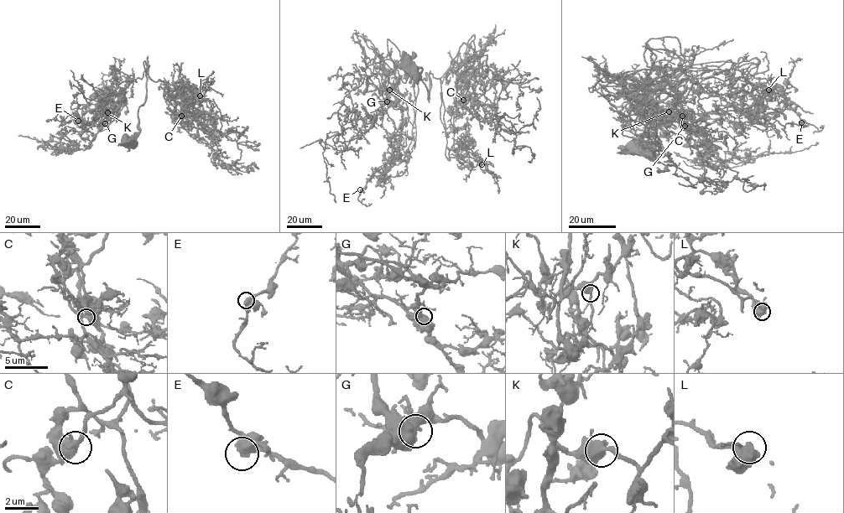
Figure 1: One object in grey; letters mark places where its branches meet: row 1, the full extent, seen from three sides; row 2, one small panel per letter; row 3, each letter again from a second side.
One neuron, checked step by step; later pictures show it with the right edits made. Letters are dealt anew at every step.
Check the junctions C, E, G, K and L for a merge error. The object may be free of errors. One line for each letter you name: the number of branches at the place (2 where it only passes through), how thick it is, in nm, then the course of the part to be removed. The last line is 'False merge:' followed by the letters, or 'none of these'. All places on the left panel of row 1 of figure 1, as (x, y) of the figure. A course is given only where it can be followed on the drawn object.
False merge: none of these

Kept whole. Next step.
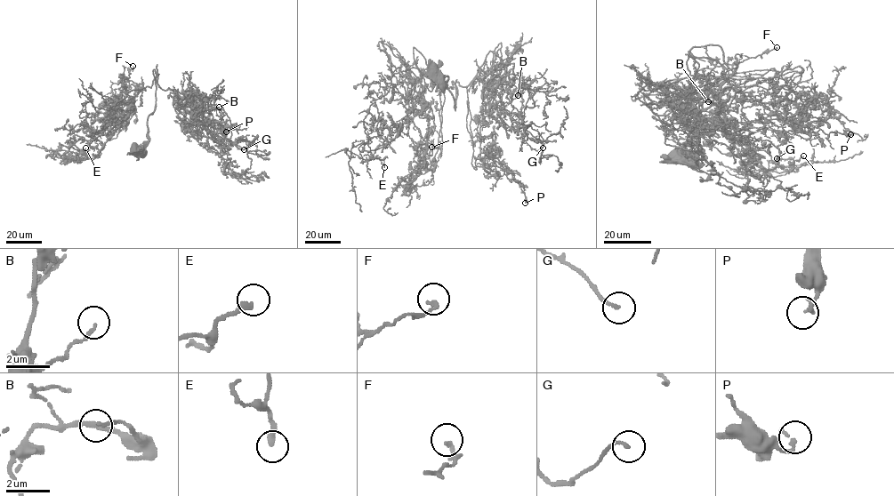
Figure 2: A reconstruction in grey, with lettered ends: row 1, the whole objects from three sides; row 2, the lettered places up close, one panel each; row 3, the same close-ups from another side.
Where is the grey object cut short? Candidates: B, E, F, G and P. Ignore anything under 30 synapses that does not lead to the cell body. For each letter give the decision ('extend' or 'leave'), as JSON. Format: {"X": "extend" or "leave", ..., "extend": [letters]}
{"B": "leave", "E": "leave", "F": "leave", "G": "leave", "P": "leave", "extend": []}

